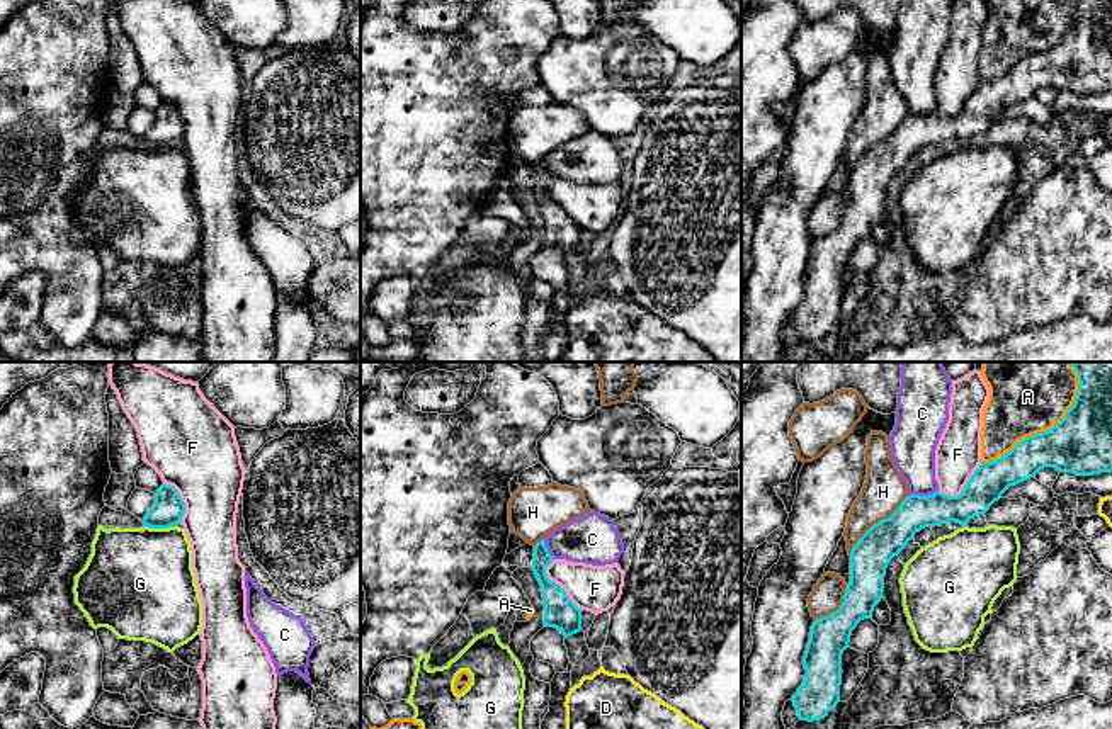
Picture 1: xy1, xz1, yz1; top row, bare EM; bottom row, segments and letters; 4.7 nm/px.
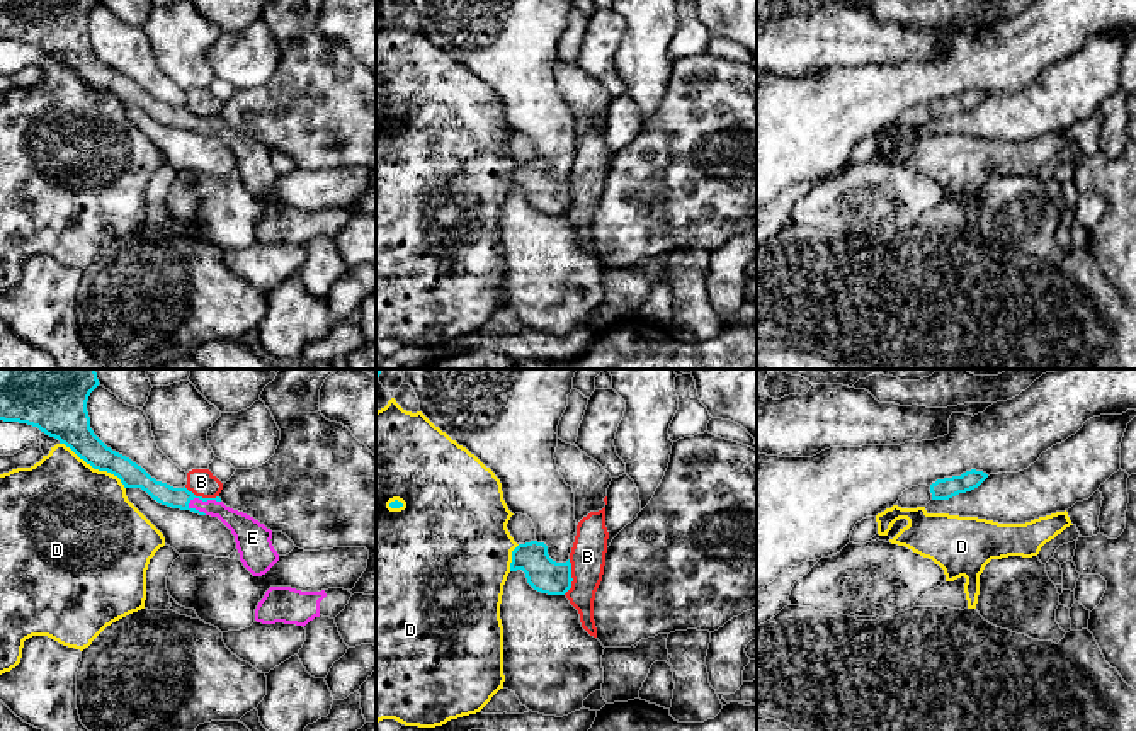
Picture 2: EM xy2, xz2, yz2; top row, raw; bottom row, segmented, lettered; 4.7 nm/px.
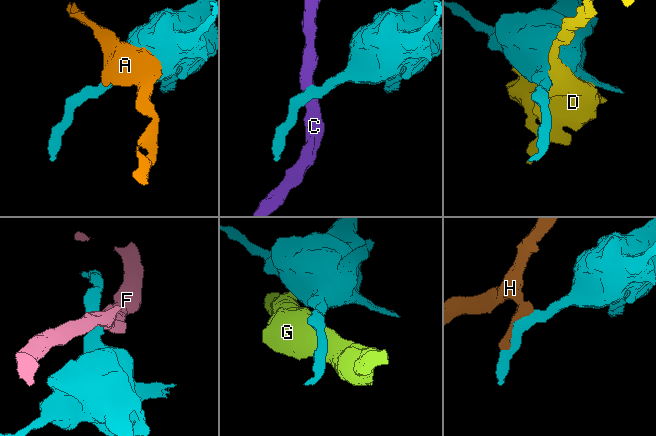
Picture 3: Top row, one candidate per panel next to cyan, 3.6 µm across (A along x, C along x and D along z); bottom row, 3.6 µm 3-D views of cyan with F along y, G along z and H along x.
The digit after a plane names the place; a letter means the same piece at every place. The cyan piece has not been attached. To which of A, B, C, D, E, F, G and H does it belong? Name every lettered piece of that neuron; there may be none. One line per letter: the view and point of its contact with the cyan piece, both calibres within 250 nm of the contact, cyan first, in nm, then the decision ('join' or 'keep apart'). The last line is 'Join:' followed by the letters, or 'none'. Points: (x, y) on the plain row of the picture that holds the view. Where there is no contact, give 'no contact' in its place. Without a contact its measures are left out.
A: contact yz1 (1039, 53); calibres 280 and 280 nm; keep apart
B: contact xz2 (570, 196); calibres 160 and 170 nm; keep apart
C: contact yz1 (924, 116); calibres 170 and 220 nm; keep apart
D: contact xy2 (94, 87); calibres 200 and 500 nm; keep apart
E: contact xy2 (203, 119); calibres 100 and 130 nm; join
F: contact xz1 (558, 204); calibres 160 and 220 nm; keep apart
G: contact xy1 (160, 146); calibres 150 and 460 nm; keep apart
H: contact yz1 (878, 141); calibres 190 and 200 nm; keep apart
Join: E

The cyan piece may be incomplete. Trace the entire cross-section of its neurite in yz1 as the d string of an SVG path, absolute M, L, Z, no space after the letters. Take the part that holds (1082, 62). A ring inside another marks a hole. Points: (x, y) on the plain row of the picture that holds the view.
M1080 0L1073 25L1051 49L1020 59L1001 78L981 82L957 116L940 110L928 116L906 116L889 138L874 143L857 160L850 172L850 202L845 207L840 228L816 238L811 245L803 275L806 296L792 314L799 340L821 340L840 321L842 274L850 267L852 250L860 240L872 238L874 226L882 218L886 187L908 165L915 153L925 146L949 141L966 146L971 138L984 134L1010 105L1035 97L1044 87L1054 87L1059 92L1073 92L1076 95L1112 92L1112 0Z

